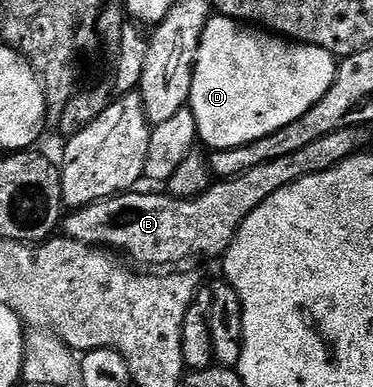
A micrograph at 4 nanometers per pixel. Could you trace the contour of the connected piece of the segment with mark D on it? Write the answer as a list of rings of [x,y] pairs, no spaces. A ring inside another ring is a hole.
[[[209,16],[196,51],[194,78],[187,102],[194,114],[199,143],[205,144],[203,147],[208,150],[237,148],[258,142],[258,138],[266,138],[282,130],[282,126],[290,126],[290,122],[298,122],[298,118],[330,90],[337,67],[337,57],[313,44],[297,44],[228,16]]]

